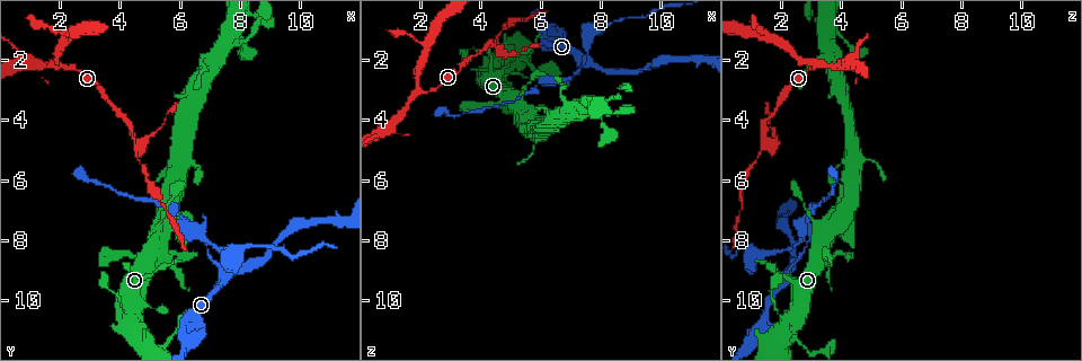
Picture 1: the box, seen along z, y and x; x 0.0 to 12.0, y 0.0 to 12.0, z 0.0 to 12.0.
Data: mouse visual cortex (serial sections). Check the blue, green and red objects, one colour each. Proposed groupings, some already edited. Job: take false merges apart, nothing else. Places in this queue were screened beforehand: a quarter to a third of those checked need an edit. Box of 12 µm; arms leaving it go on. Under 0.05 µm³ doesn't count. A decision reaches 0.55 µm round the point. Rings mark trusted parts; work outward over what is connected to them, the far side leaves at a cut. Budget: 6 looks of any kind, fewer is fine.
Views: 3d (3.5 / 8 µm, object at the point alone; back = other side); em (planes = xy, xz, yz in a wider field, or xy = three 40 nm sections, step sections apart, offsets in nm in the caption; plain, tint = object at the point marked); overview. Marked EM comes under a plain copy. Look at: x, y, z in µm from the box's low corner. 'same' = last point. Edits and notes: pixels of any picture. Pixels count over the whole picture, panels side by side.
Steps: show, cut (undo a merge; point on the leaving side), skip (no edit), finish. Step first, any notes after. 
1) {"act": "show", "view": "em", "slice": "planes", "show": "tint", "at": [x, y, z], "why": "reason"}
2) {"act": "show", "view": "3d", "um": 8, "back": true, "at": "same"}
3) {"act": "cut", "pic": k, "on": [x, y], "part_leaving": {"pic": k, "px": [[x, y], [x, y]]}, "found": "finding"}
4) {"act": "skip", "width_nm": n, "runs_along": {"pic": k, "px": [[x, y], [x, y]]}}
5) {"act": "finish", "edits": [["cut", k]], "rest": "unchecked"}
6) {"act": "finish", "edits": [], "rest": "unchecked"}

{"act": "show", "view": "3d", "um": 3.5, "at": [7.5, 9.1, 2.2], "why": "a fork"}

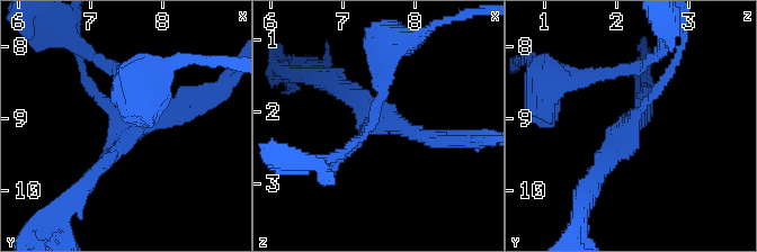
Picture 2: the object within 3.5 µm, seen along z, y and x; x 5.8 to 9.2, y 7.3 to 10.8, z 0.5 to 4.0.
{"act": "show", "view": "em", "slice": "planes", "show": "tint", "at": [7.45, 9.15, 2.15], "arms": 3, "arm_widths_nm": [150, 200, 250]}

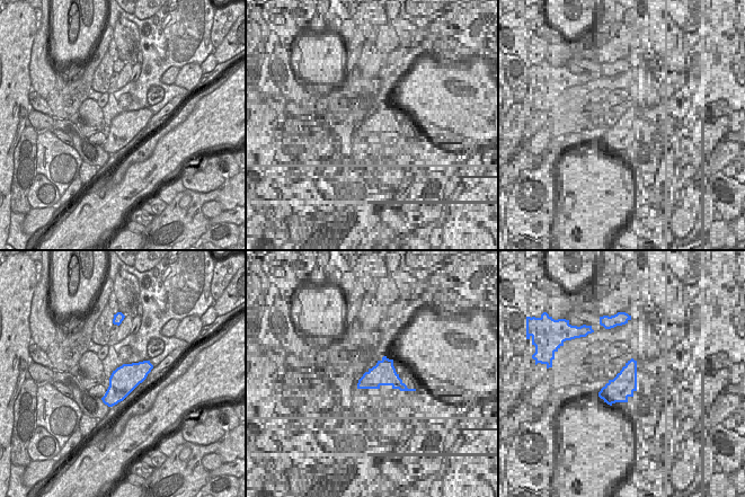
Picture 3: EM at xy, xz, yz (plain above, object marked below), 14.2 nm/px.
{"act": "skip", "runs_along": {"pic": 2, "px": [[588, 188], [667, 77]]}, "found": "one cell here"}

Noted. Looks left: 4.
{"act": "show", "view": "3d", "um": 3.5, "at": [6.7, 7.6, 2.7], "why": "sharp bend"}

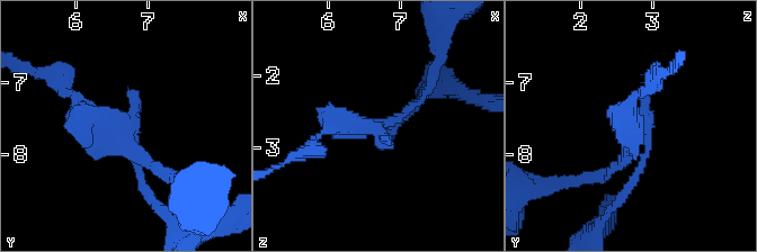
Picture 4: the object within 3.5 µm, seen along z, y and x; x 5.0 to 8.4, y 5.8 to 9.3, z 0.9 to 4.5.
{"act": "show", "view": "em", "slice": "xy", "step": 3, "show": "tint", "at": [6.75, 7.65, 2.80], "why": "need the tissue"}

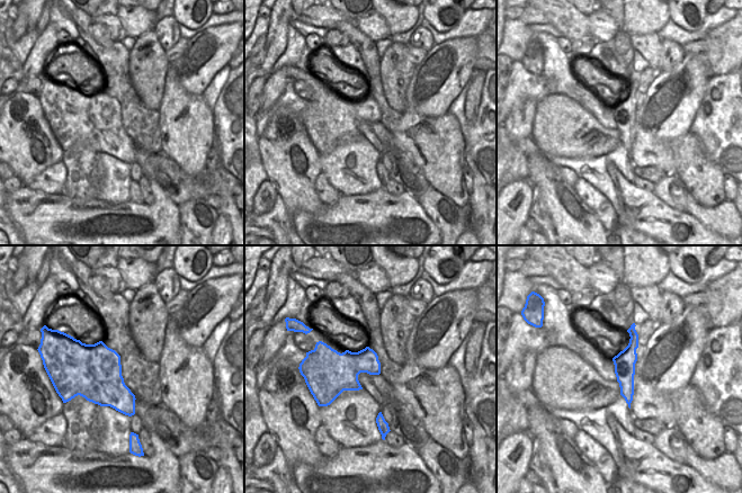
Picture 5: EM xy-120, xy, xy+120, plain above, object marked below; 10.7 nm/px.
{"act": "cut", "pic": 4, "on": [341, 125], "found": "a second cell is stuck on"}

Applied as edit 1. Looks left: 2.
{"act": "finish", "edits": [["cut", 4]], "rest": "unchecked"}

